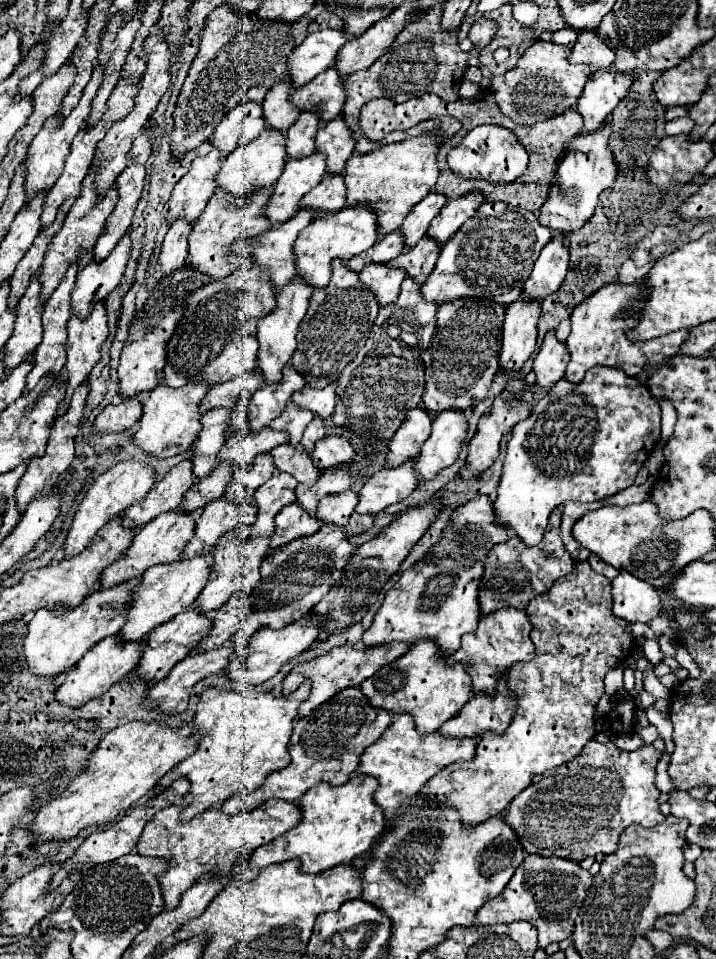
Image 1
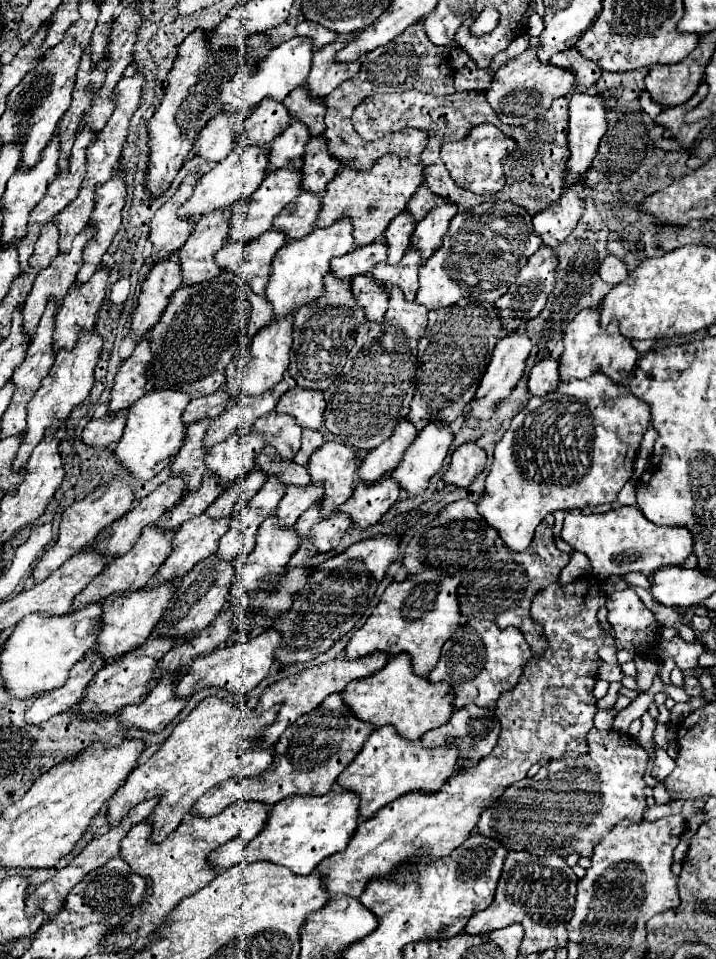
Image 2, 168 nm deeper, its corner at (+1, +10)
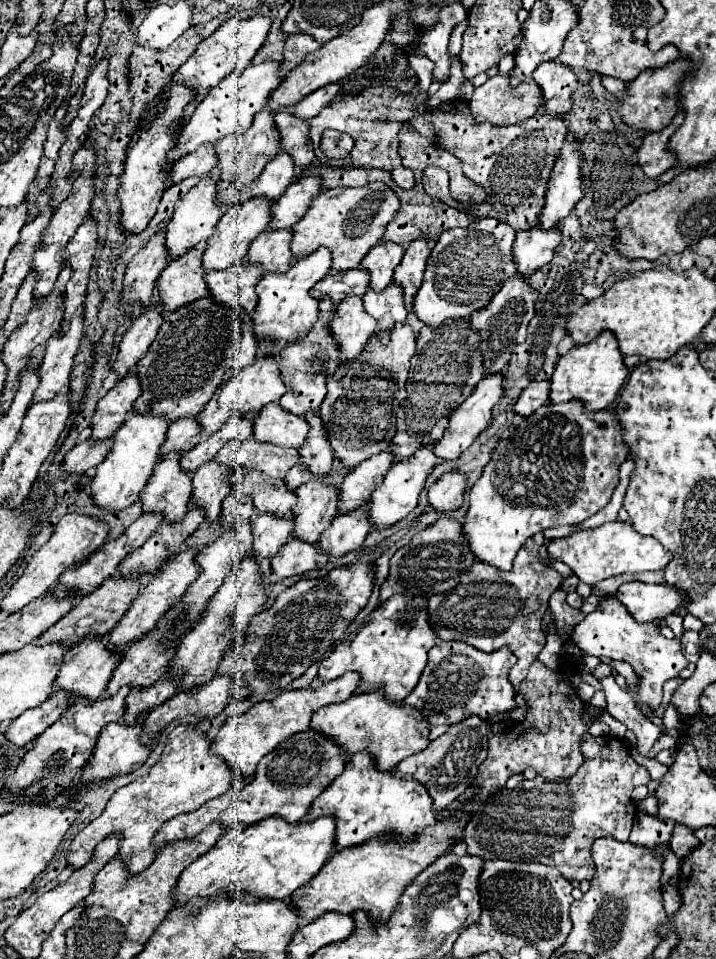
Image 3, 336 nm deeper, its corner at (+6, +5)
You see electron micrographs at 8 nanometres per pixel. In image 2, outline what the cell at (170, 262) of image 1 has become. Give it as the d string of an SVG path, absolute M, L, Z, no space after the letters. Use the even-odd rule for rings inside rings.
M171 253L167 259L161 259L153 265L149 277L141 285L139 305L131 321L131 333L137 341L143 339L145 333L159 321L171 293L179 289L179 285L183 285L179 255Z

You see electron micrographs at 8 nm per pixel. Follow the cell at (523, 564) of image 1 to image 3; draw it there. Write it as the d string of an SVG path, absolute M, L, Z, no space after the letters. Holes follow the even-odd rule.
M542 534L528 538L526 544L518 550L514 568L510 572L494 570L492 566L474 562L470 570L460 576L458 584L452 590L432 594L428 598L428 622L440 640L462 640L482 652L494 652L502 646L510 648L510 652L518 658L516 666L510 670L510 682L514 684L514 688L518 688L518 684L526 678L528 666L538 658L540 650L546 644L544 632L530 630L530 624L526 624L526 618L522 614L524 600L530 594L540 596L540 610L544 614L548 610L550 594L562 584L562 576L554 568L540 564L538 548L542 546L542 542Z

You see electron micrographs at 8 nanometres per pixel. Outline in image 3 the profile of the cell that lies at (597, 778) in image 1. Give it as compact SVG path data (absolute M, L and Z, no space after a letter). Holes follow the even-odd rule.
M584 734L580 744L584 762L572 778L544 780L536 776L512 790L500 790L486 798L464 828L468 854L482 860L540 862L554 866L568 882L592 880L592 844L600 836L628 840L636 806L630 798L634 786L648 784L650 774L636 764L630 748L614 736Z

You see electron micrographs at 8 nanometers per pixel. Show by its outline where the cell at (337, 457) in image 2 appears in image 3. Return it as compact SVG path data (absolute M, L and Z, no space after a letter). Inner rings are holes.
M314 478L310 484L300 486L296 490L296 496L298 502L290 510L294 520L292 536L308 544L318 544L320 534L336 516L338 488L332 488L326 482Z

